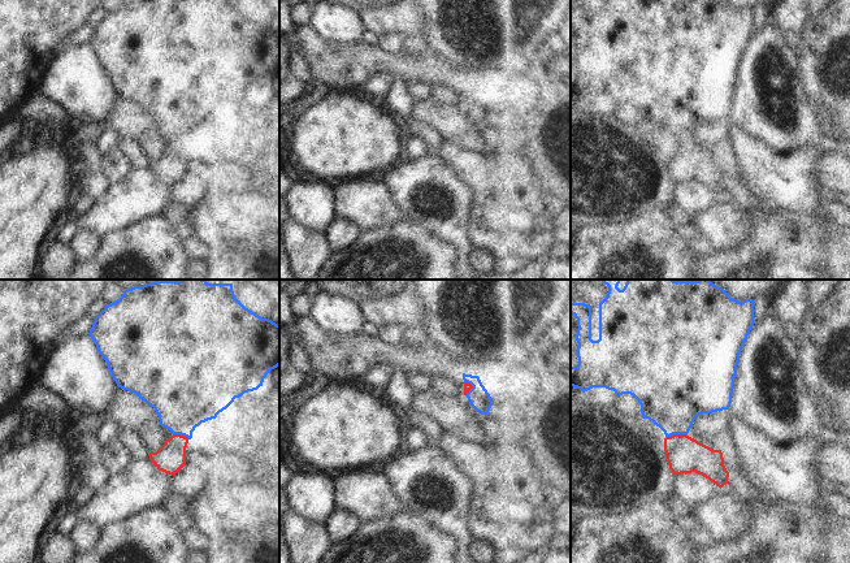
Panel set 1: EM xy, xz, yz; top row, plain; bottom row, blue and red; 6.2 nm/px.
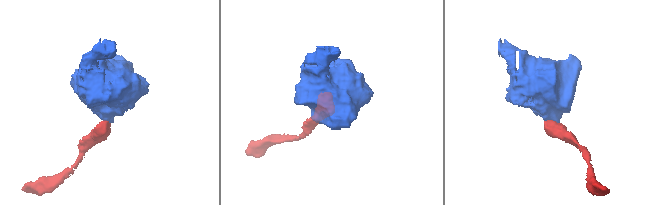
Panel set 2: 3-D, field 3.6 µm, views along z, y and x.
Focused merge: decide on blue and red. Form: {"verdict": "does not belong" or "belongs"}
{"verdict": "belongs"}

